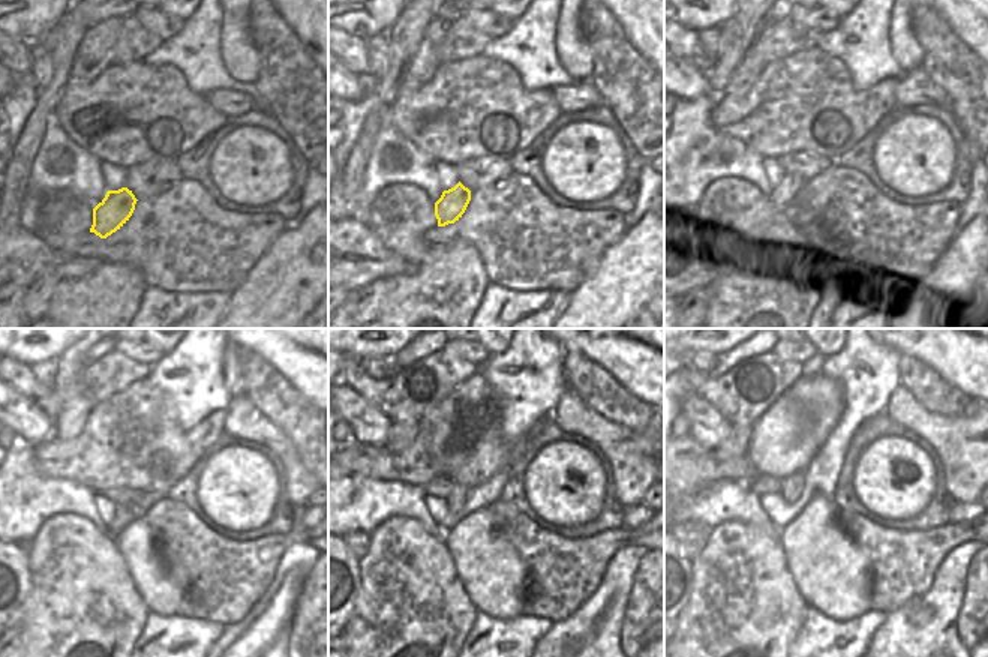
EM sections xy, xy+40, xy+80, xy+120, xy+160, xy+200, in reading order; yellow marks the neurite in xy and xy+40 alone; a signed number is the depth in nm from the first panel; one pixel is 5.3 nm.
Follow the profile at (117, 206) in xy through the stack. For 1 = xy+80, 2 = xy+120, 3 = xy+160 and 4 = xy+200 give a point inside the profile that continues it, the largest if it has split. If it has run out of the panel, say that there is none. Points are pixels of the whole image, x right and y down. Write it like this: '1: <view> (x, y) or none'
1: xy+80 (784, 194)
2: xy+120 (123, 516)
3: xy+160 (456, 500)
4: xy+200 (792, 485)

